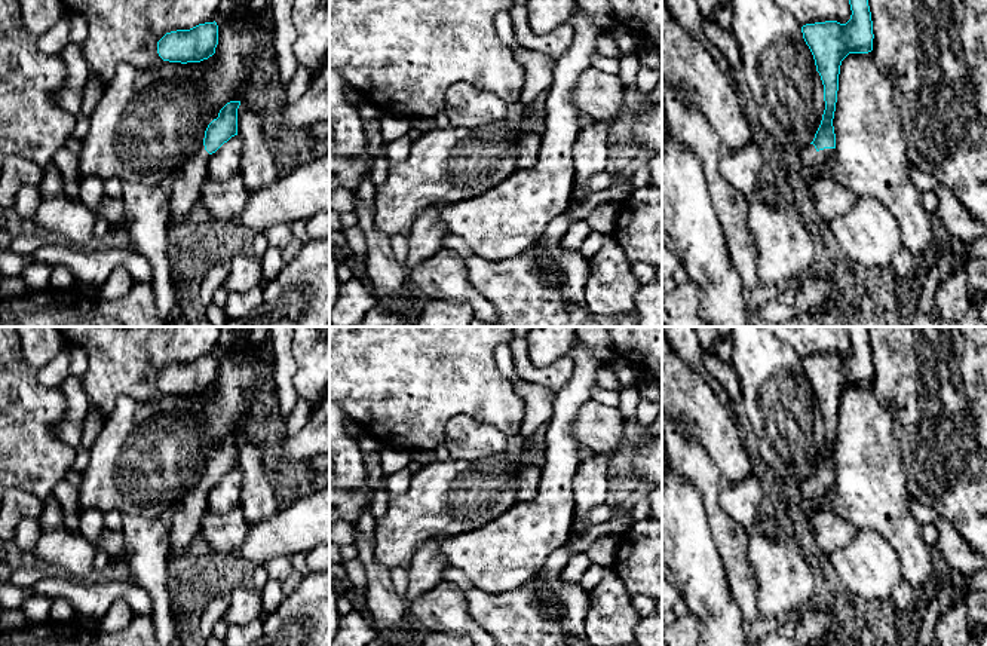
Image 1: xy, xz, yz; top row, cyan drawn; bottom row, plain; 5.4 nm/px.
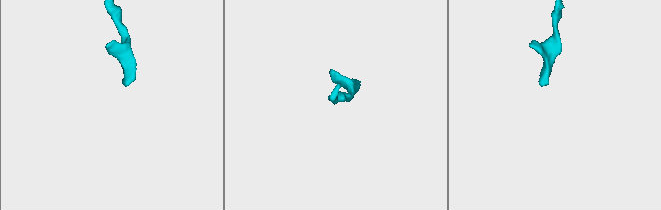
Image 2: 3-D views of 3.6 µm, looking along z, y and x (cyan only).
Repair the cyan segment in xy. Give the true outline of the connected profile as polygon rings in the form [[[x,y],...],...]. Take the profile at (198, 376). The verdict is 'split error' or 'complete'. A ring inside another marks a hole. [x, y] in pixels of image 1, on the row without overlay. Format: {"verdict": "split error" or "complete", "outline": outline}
{"verdict": "complete", "outline": [[[217,355],[199,356],[190,362],[166,365],[157,374],[157,386],[169,395],[200,395],[215,386],[218,377]]]}

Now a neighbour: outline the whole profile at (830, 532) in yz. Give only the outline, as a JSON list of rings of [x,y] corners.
[[[827,509],[813,514],[810,518],[807,518],[807,523],[819,552],[827,555],[846,547],[858,532],[853,524],[839,518]]]

